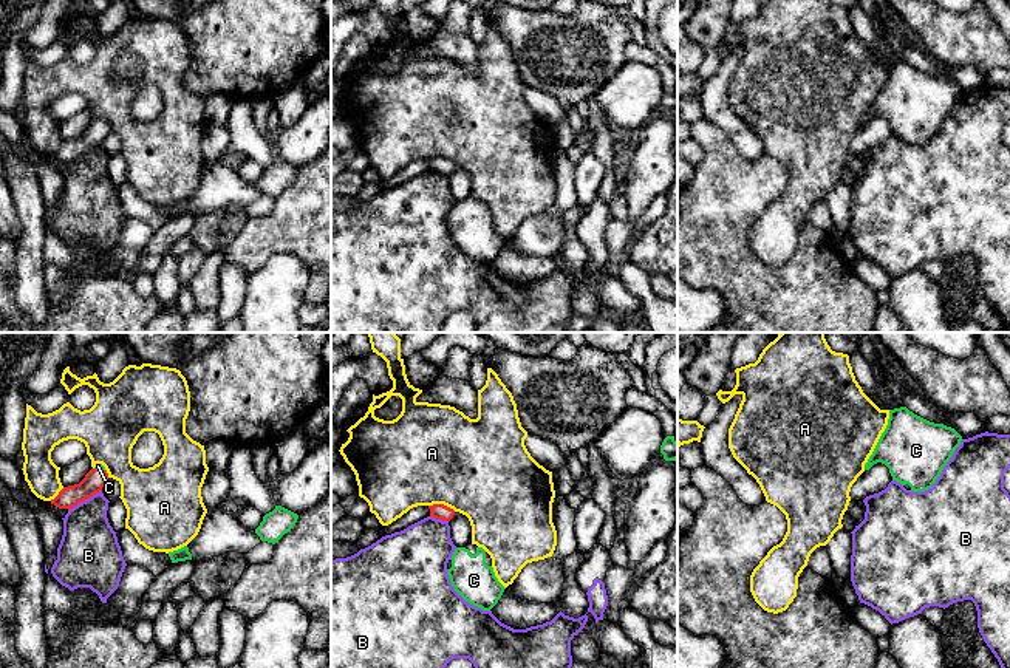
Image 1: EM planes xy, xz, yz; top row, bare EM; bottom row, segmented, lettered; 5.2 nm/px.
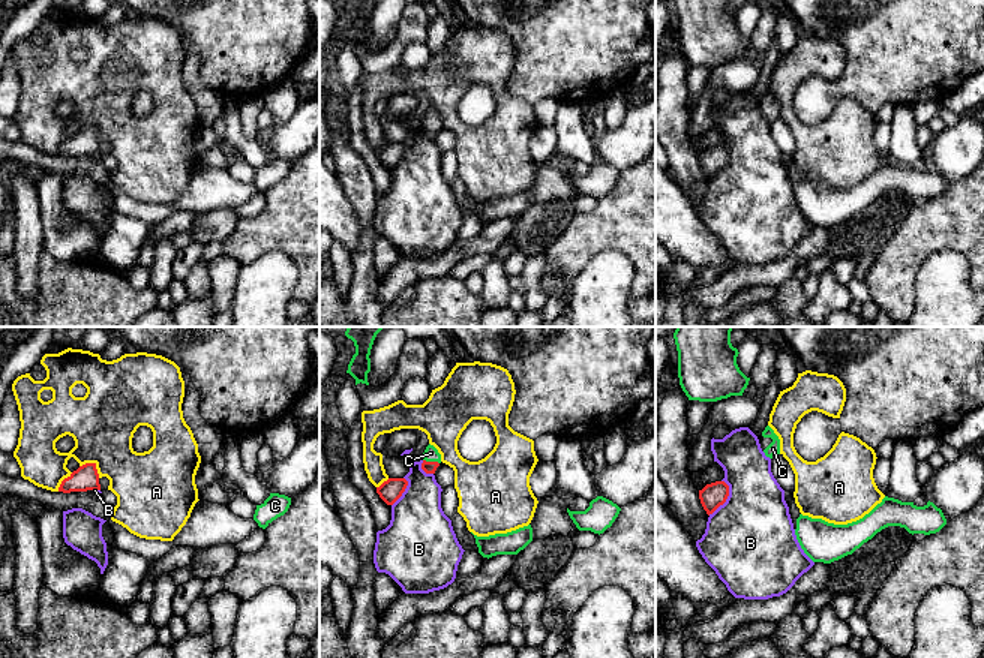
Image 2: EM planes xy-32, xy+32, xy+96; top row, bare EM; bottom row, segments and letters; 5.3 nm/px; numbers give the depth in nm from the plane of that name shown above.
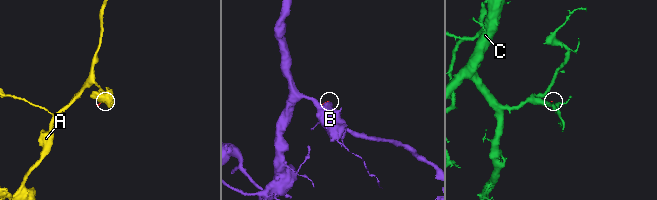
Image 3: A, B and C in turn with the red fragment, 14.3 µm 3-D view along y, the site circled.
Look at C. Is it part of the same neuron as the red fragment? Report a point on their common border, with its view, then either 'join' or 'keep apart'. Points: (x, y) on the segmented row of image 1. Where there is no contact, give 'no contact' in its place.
xy (99, 469) | join

